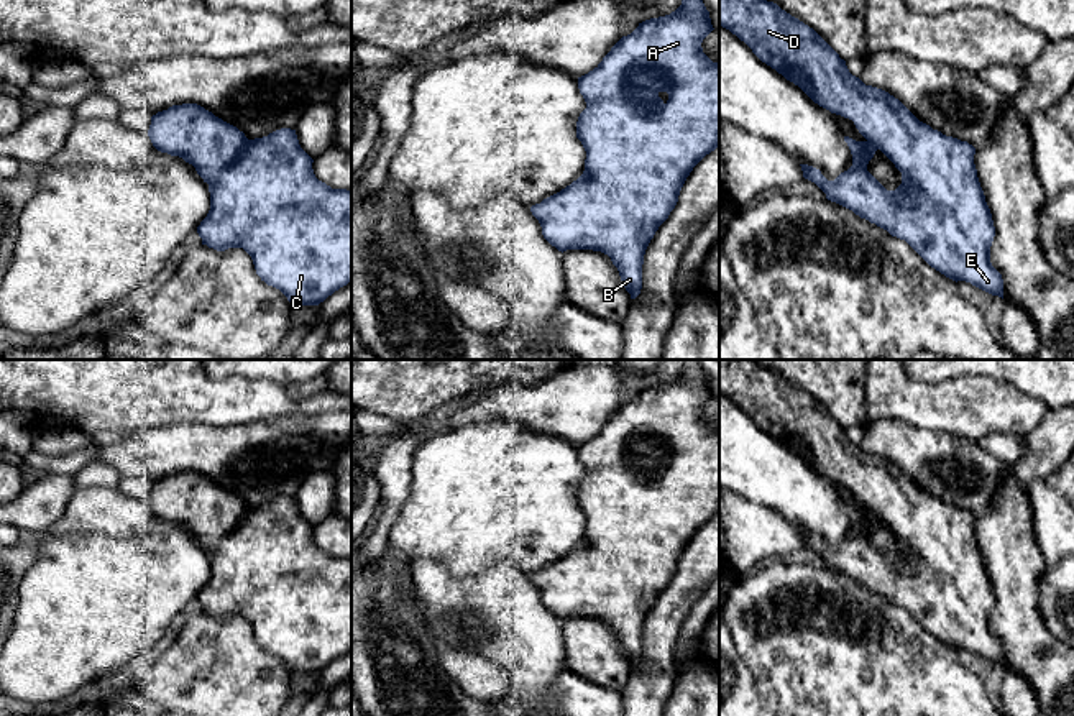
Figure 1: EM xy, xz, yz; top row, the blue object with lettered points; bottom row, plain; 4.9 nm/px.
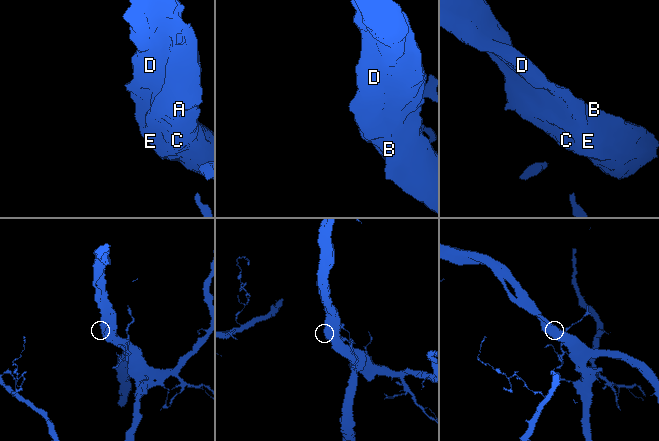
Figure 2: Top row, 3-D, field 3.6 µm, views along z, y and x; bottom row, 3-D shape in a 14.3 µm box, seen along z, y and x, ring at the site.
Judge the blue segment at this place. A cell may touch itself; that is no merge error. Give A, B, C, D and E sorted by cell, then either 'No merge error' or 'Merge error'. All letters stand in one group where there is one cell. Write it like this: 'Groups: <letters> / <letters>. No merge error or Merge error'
Groups: A B C D E. No merge error

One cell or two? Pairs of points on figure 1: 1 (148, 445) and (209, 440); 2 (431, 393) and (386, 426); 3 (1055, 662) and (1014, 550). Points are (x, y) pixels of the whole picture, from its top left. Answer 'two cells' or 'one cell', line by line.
1: one cell
2: two cells
3: one cell

